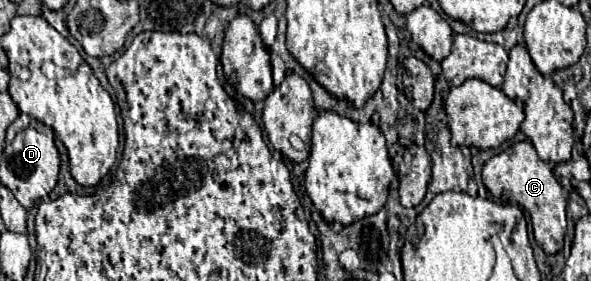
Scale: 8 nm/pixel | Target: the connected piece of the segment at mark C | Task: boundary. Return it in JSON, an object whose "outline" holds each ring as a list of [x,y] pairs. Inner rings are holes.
{"outline":[[[519,142],[513,148],[491,156],[483,166],[483,184],[493,196],[499,196],[501,190],[509,190],[511,196],[519,202],[519,206],[531,214],[535,240],[545,250],[545,254],[557,254],[563,248],[567,228],[567,200],[561,184],[553,176],[551,166],[539,160],[535,148],[529,142]]]}

